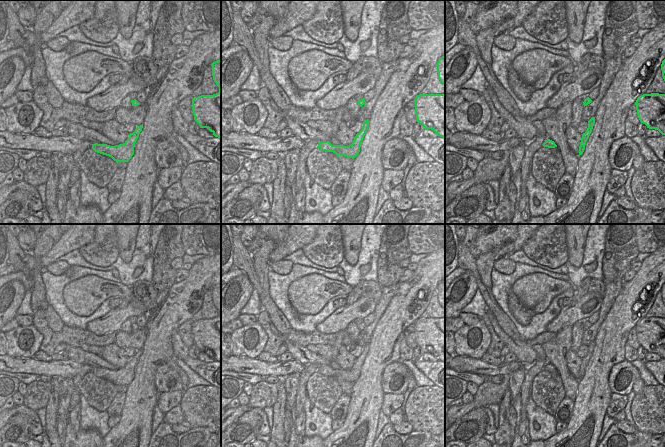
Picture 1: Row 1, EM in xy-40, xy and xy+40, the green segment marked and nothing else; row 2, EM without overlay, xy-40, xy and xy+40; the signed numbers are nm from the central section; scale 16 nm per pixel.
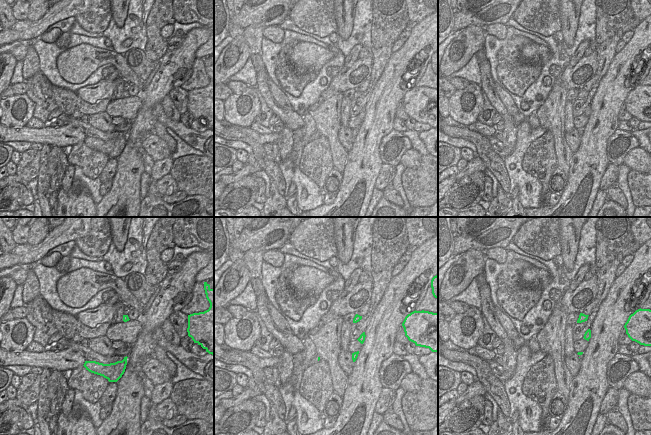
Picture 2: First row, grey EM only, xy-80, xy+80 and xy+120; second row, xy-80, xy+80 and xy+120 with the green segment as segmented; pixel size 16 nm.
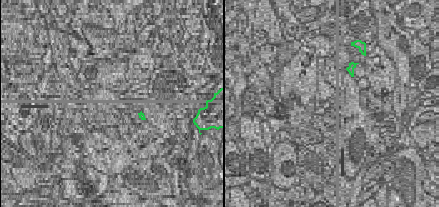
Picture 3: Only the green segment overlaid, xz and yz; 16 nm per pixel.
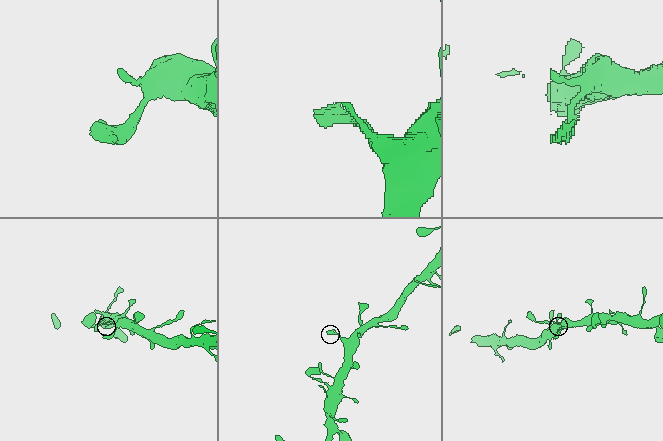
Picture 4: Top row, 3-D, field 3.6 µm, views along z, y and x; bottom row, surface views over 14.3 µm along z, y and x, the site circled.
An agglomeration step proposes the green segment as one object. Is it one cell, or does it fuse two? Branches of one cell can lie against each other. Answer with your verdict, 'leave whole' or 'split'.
leave whole

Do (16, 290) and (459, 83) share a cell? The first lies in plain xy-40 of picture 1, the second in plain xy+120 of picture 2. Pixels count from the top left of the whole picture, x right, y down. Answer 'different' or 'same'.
different

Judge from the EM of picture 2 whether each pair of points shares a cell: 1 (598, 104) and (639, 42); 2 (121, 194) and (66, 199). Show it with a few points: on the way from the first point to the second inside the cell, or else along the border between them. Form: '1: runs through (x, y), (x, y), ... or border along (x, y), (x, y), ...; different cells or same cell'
1: runs through (613, 89), (617, 74), (624, 64), (626, 57); same cell
2: border along (95, 204), (96, 206); different cells

